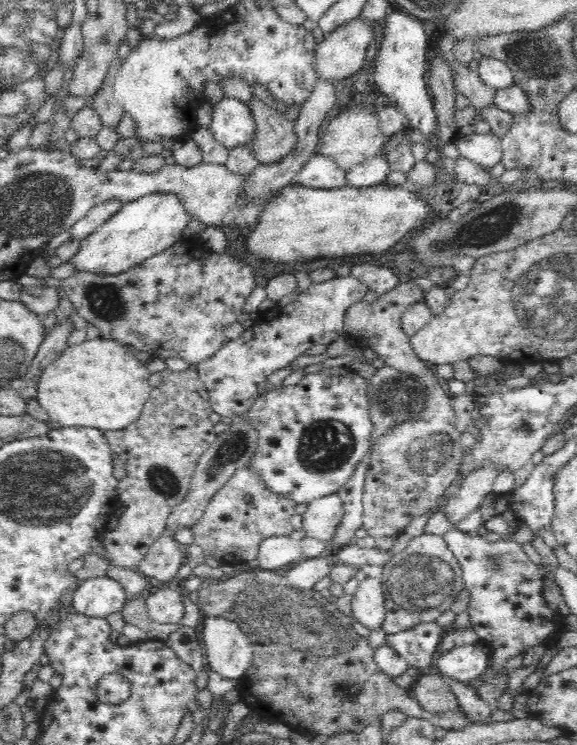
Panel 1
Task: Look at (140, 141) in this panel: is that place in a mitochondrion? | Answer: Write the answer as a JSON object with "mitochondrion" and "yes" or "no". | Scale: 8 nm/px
{"mitochondrion":"no"}

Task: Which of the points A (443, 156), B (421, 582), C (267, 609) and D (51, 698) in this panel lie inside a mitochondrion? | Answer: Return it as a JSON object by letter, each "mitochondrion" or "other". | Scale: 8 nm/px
{"A":"other","B":"mitochondrion","C":"mitochondrion","D":"other"}

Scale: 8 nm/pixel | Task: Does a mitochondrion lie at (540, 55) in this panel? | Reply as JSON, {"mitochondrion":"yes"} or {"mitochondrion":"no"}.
{"mitochondrion":"yes"}

